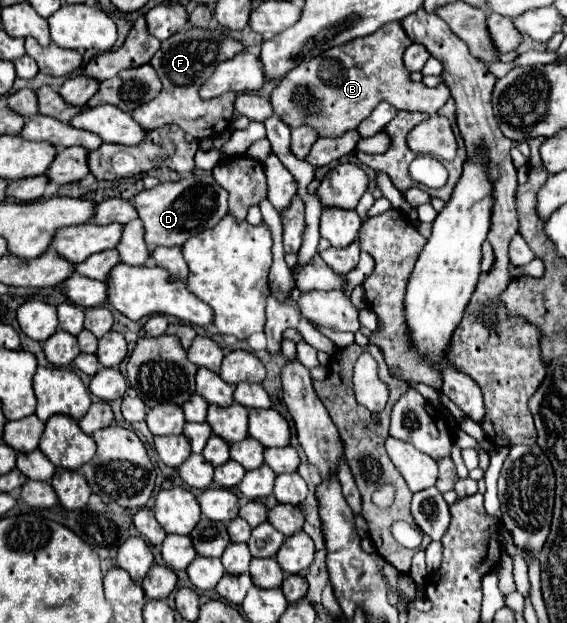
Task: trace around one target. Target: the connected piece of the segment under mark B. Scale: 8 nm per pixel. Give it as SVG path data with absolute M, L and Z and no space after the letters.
M393 21L367 37L357 37L349 43L327 49L311 61L291 69L273 89L269 99L275 115L279 115L289 127L313 125L313 129L319 131L319 137L337 137L355 129L381 101L391 103L395 109L435 115L451 93L445 83L429 89L425 85L415 85L409 79L409 71L403 65L403 53L411 43L413 41L403 25Z

